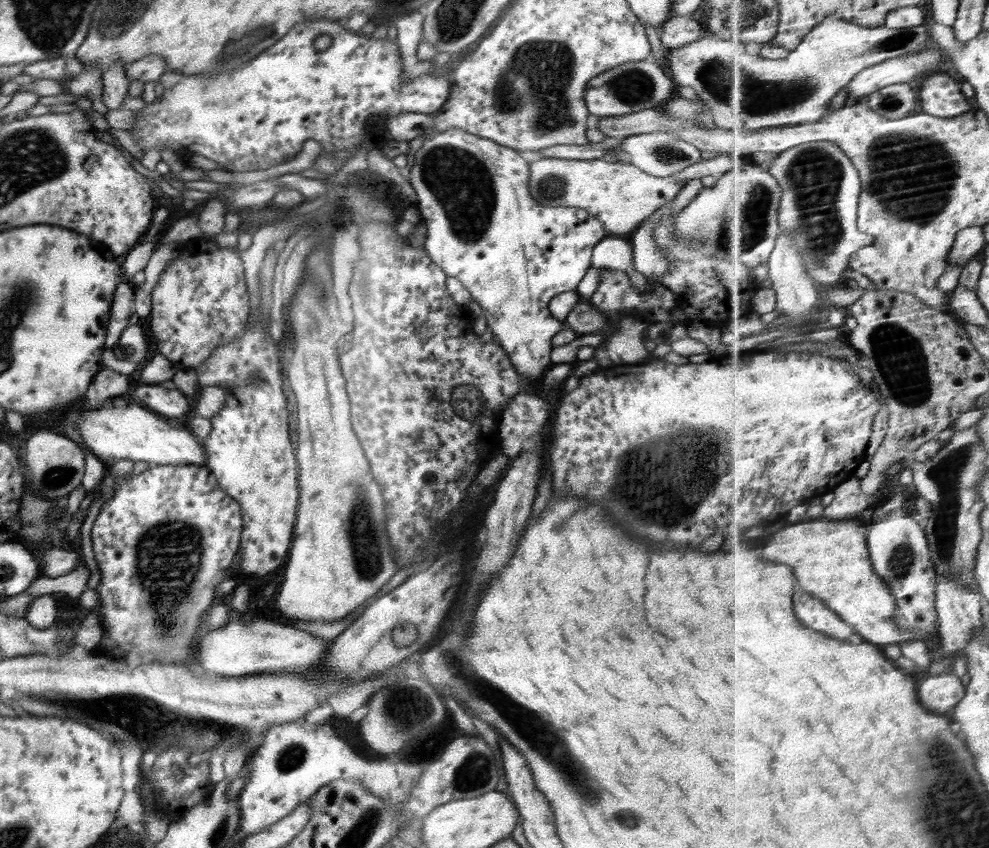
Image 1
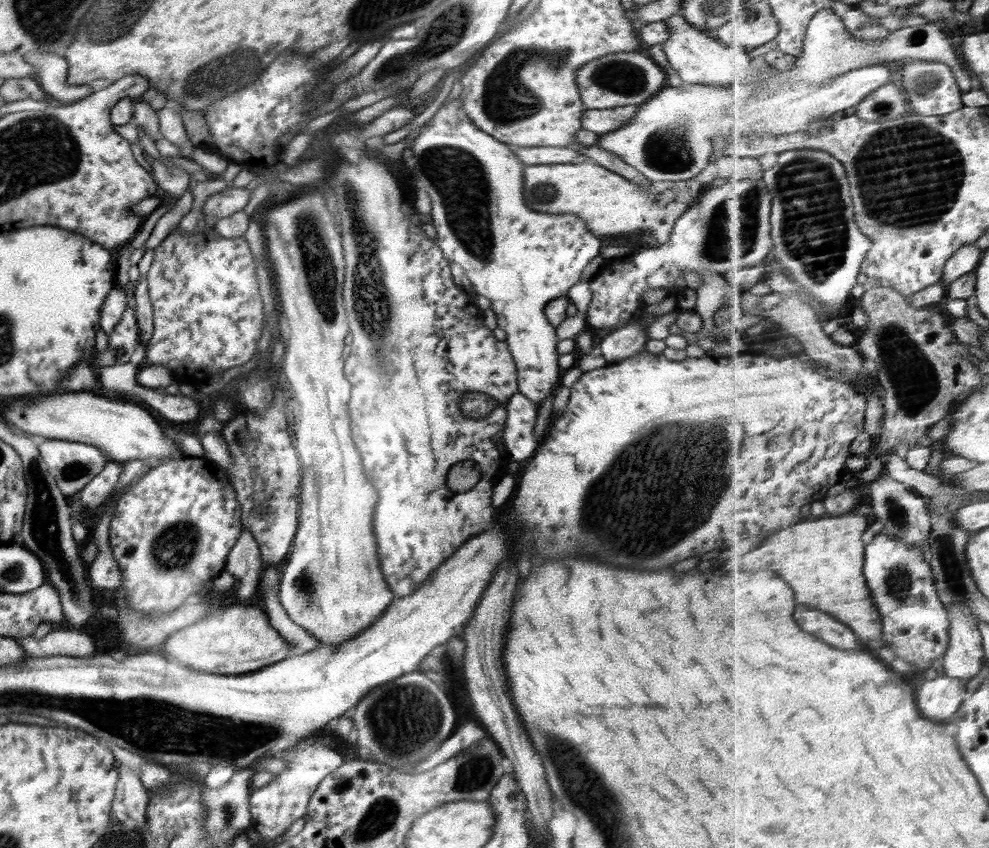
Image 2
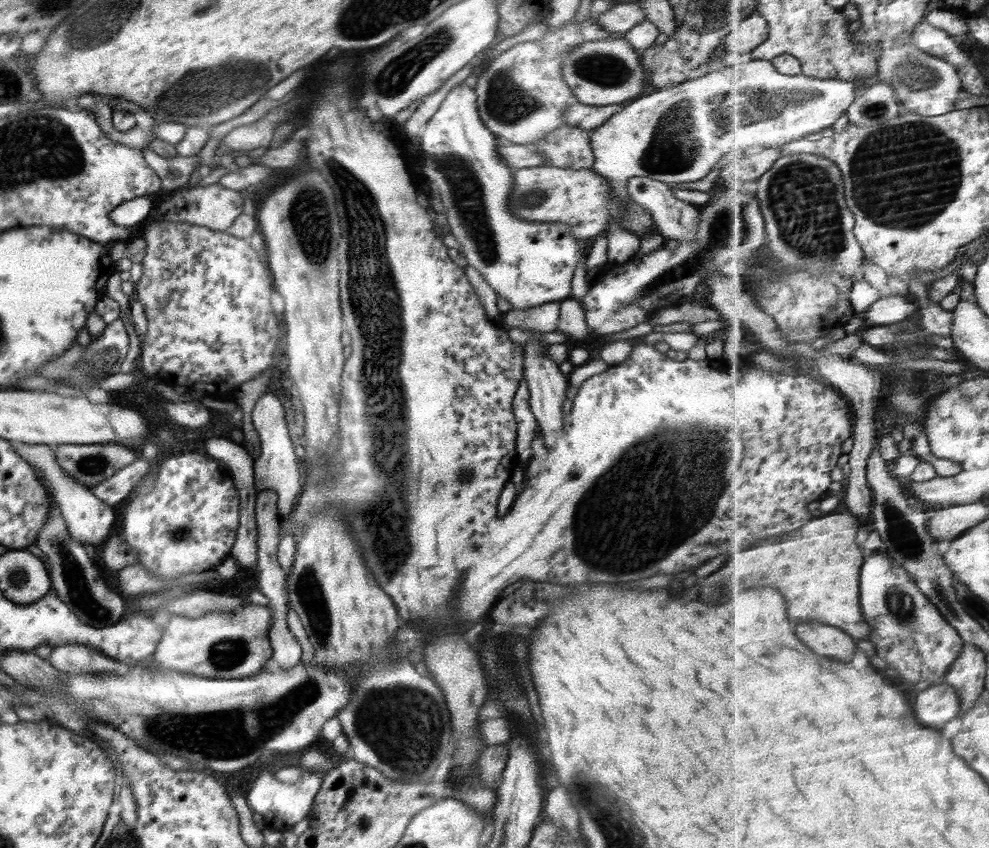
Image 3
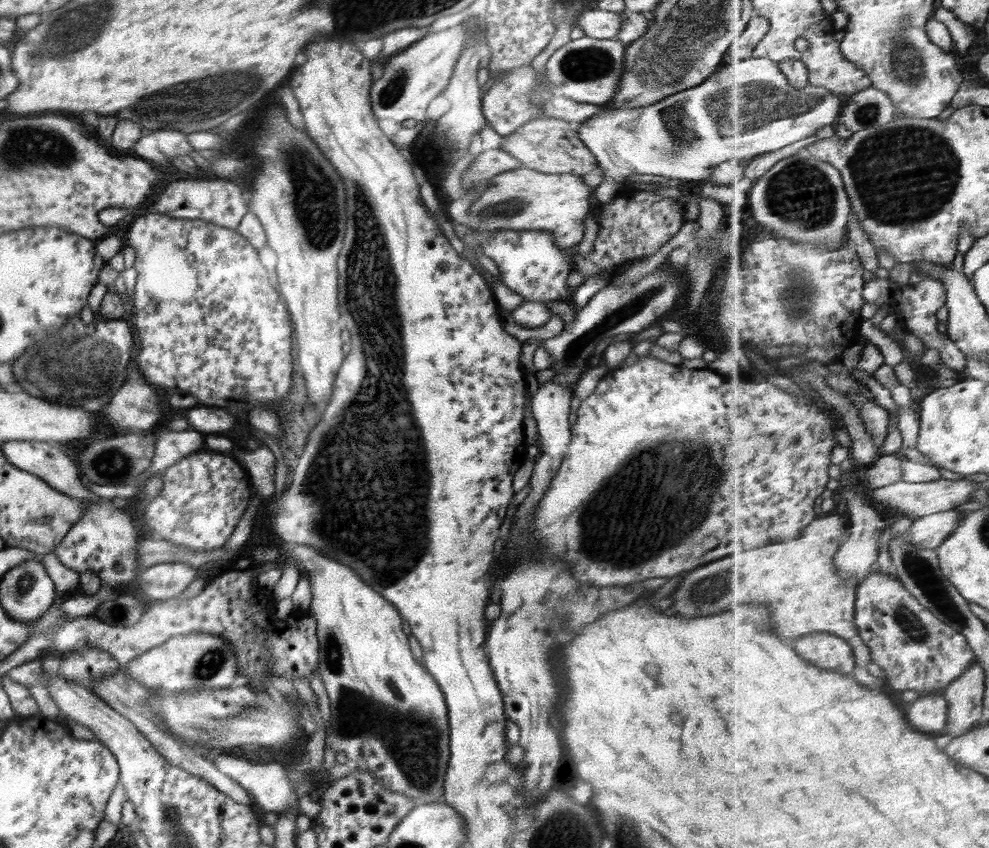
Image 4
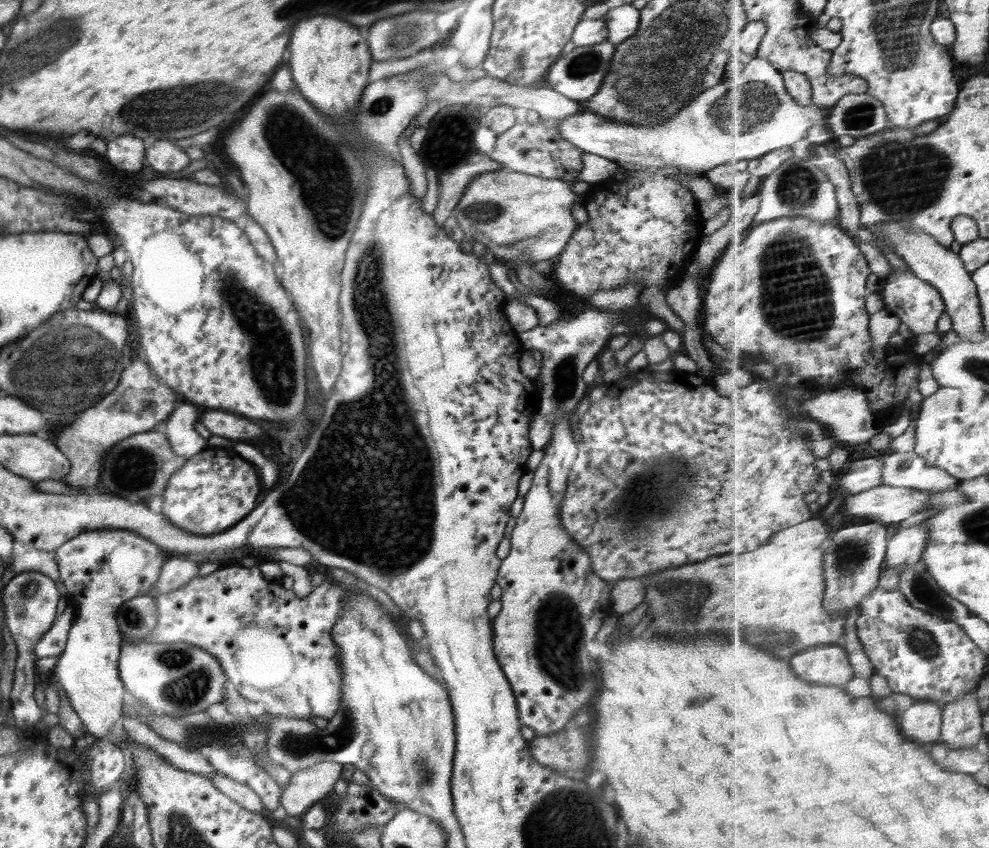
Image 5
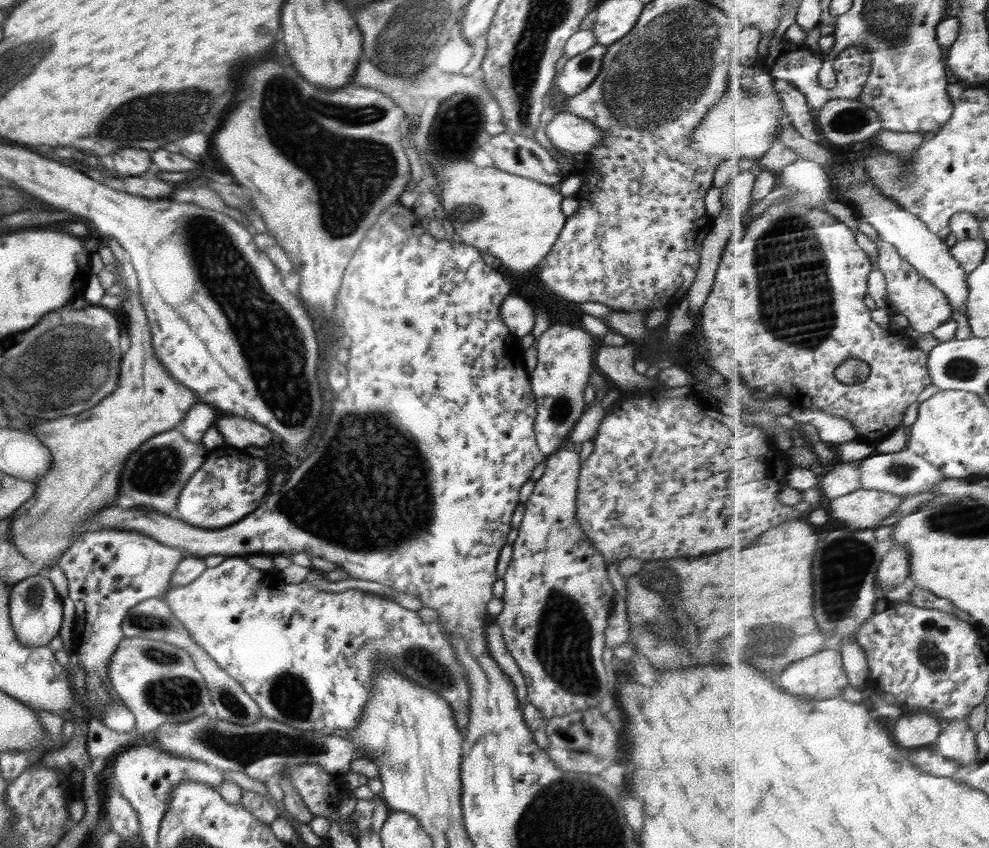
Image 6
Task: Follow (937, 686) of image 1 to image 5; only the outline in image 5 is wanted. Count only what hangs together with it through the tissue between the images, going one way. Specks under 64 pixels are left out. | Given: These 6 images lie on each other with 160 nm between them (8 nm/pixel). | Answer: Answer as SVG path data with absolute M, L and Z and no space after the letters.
M938 702L914 703L902 713L901 727L909 739L917 740L918 743L937 743L943 736L944 713Z

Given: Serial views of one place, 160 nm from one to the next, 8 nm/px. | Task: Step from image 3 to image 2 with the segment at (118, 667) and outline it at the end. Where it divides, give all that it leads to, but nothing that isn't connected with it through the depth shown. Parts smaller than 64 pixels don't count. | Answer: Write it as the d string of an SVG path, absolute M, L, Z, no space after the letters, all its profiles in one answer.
M53 629L44 638L38 640L34 635L16 638L28 657L78 656L88 657L98 653L90 634L80 630Z

